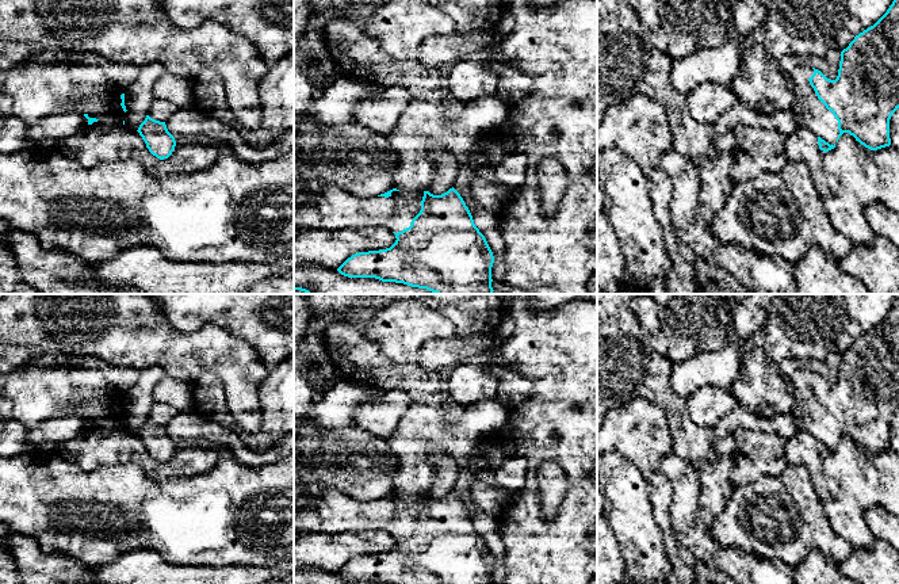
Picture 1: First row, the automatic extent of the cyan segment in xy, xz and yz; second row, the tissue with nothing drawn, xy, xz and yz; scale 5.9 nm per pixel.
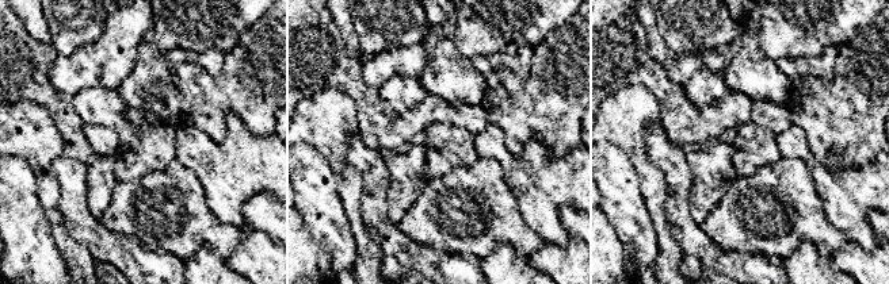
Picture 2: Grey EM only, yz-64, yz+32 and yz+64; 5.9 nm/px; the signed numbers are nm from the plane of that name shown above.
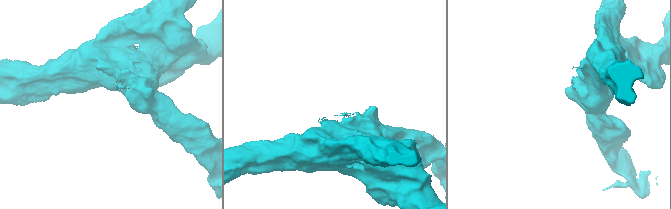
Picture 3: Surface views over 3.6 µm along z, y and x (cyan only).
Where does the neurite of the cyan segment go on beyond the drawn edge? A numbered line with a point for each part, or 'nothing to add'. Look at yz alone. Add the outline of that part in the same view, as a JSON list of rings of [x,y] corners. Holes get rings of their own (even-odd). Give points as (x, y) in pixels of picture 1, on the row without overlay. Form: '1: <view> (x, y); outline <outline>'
1: yz (813, 418); outline [[[799,370],[789,378],[795,389],[795,405],[792,415],[796,417],[797,428],[810,432],[830,449],[837,447],[839,438],[838,424],[830,413],[818,402],[808,382],[814,378],[810,370]]]

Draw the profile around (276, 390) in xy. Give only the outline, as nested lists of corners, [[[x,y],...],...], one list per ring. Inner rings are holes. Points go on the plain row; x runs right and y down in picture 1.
[[[294,354],[268,371],[259,388],[263,424],[249,434],[238,431],[250,454],[264,453],[294,432]]]

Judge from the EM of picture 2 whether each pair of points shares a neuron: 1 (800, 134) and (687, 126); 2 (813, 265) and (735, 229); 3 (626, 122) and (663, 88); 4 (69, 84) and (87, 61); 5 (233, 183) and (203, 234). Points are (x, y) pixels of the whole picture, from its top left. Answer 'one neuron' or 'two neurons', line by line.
1: two neurons
2: two neurons
3: two neurons
4: one neuron
5: two neurons

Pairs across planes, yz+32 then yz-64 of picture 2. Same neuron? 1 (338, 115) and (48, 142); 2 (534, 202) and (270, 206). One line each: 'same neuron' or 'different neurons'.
1: same neuron
2: different neurons

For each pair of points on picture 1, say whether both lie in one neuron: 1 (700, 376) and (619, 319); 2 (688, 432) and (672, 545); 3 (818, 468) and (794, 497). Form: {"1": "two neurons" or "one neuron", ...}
{"1": "two neurons", "2": "two neurons", "3": "two neurons"}

